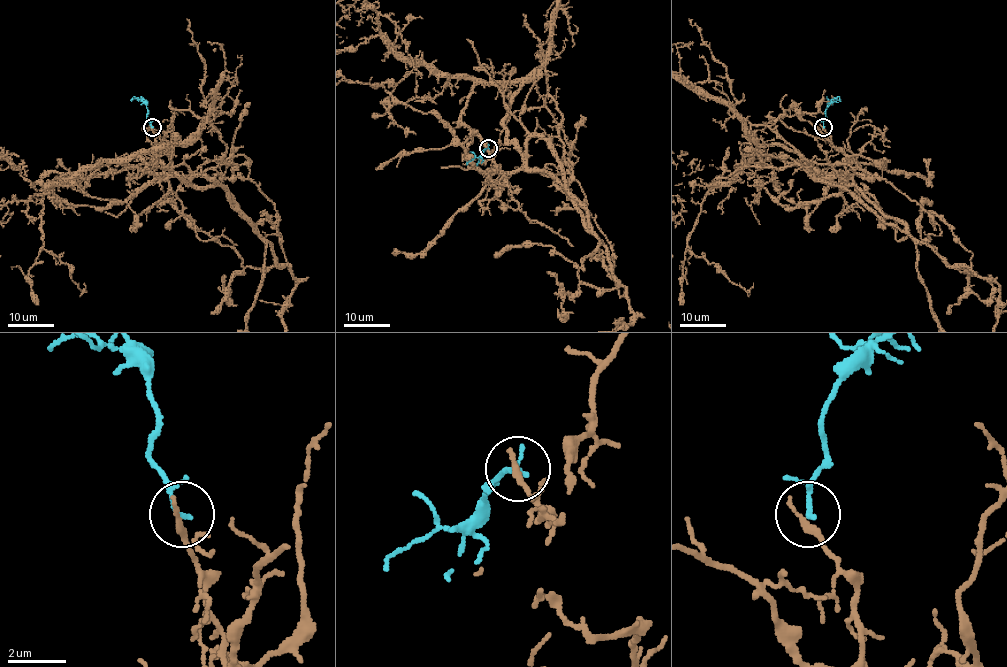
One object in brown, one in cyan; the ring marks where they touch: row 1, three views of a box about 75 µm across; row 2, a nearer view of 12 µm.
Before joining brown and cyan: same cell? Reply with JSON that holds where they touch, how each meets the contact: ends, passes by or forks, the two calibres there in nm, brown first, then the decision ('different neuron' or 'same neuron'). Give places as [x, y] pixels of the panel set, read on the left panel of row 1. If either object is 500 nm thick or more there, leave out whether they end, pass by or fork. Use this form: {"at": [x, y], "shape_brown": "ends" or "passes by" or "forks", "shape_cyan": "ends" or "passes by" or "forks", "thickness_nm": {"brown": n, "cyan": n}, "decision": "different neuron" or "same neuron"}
{"at": [152, 127], "shape_brown": "ends", "shape_cyan": "passes by", "thickness_nm": {"brown": 280, "cyan": 120}, "decision": "different neuron"}

